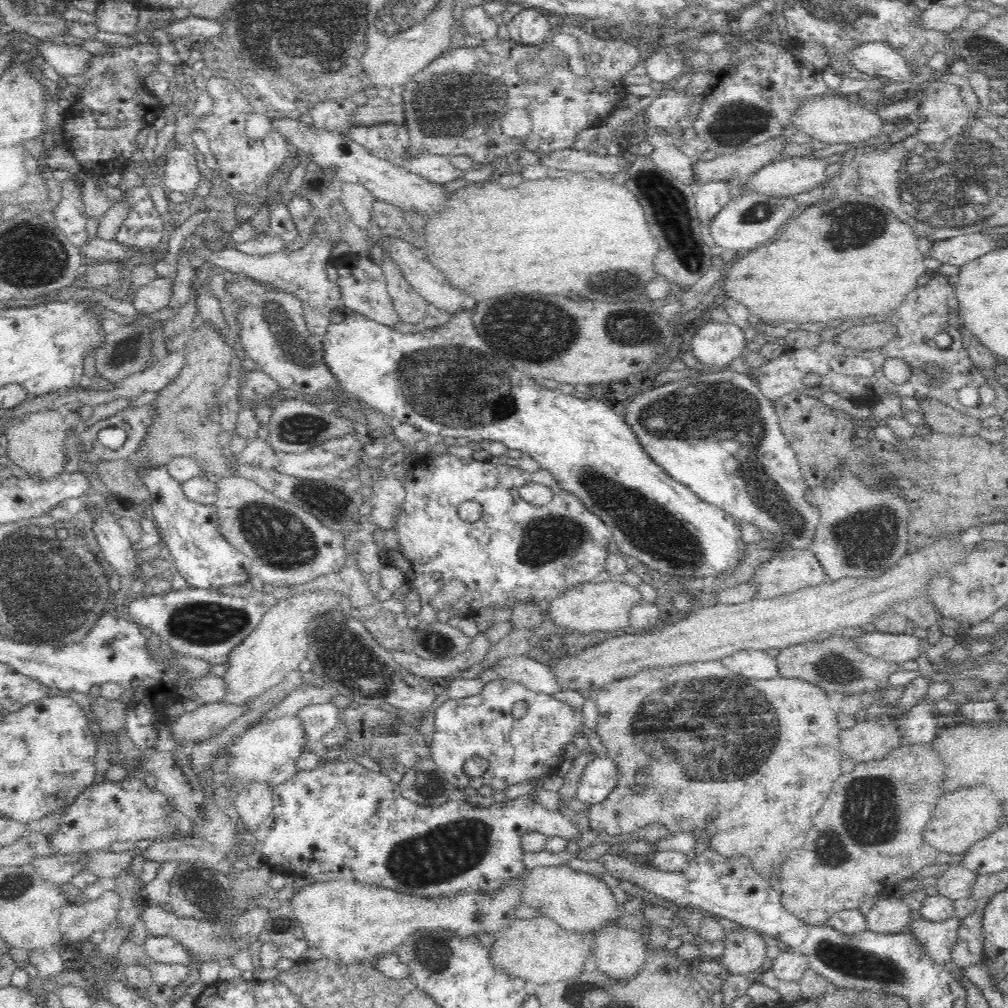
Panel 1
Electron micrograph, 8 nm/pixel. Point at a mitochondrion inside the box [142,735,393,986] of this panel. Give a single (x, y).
(281, 926)

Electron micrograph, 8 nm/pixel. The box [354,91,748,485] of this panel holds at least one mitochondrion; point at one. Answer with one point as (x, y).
(481, 392)

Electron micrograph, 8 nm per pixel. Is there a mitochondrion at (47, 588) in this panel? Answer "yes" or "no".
yes

